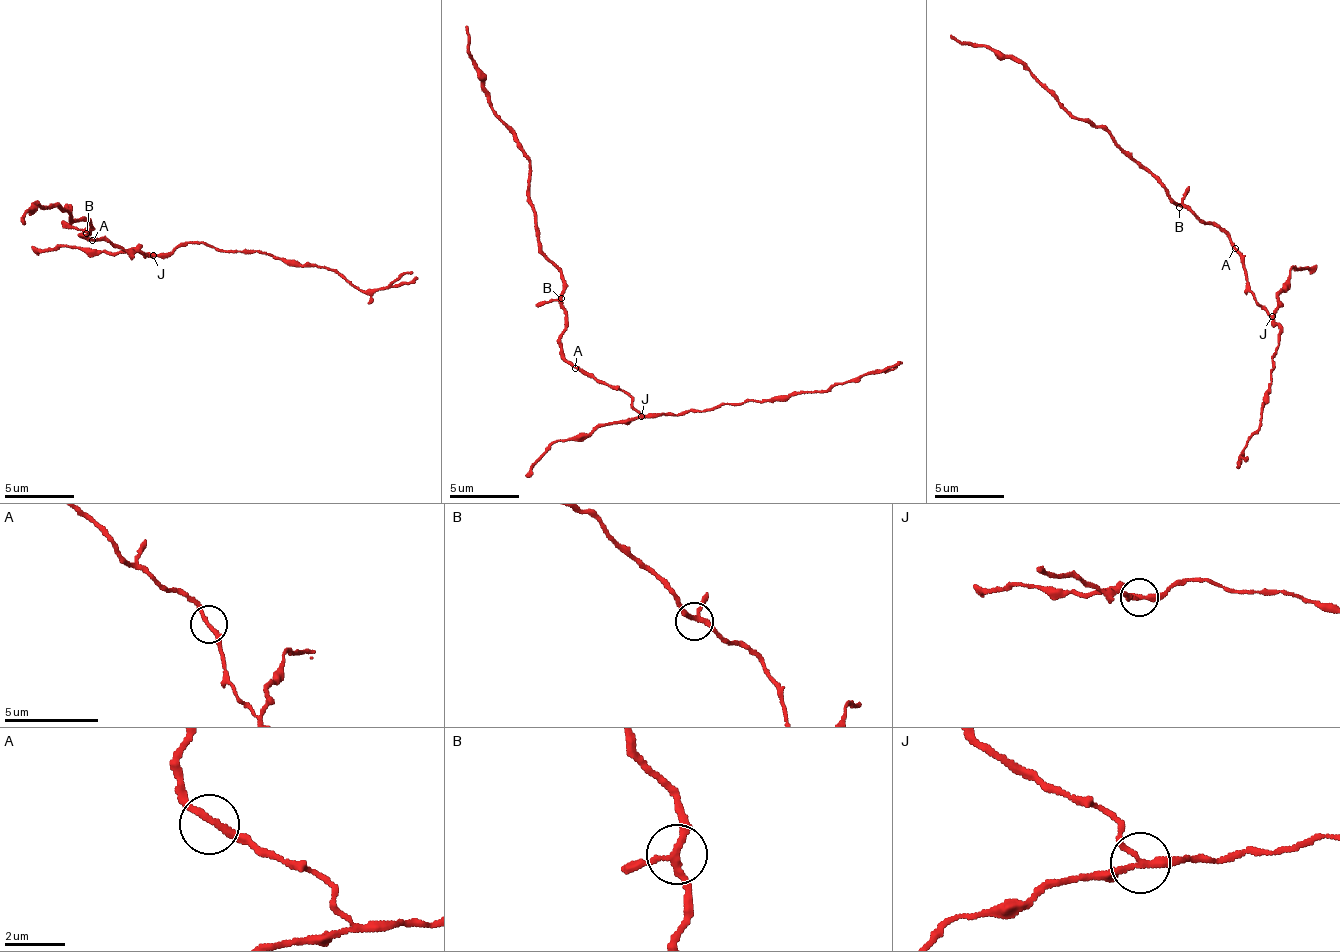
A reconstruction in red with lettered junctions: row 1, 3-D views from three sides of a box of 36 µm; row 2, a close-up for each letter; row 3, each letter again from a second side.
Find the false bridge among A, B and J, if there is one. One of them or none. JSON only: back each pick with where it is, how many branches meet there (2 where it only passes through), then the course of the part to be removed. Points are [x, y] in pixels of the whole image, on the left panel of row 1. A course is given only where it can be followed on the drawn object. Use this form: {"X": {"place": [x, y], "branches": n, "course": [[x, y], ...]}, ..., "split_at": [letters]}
{"J": {"place": [153, 255], "branches": 3, "course": [[152, 255], [200, 243], [270, 253], [330, 266], [363, 291], [419, 278]]}, "split_at": ["J"]}

